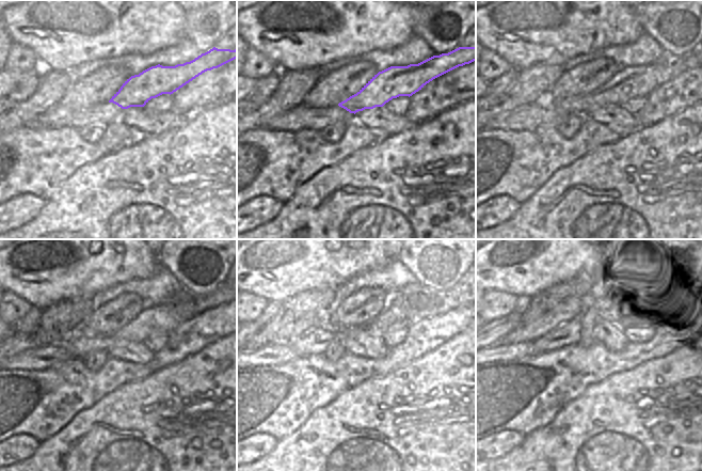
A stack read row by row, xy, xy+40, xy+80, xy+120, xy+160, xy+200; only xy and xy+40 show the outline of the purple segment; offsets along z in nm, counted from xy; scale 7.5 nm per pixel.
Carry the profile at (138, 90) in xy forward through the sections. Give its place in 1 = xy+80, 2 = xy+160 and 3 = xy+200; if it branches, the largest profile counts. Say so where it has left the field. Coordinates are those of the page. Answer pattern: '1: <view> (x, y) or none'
1: xy+80 (633, 81)
2: xy+160 (316, 341)
3: xy+200 (569, 333)

